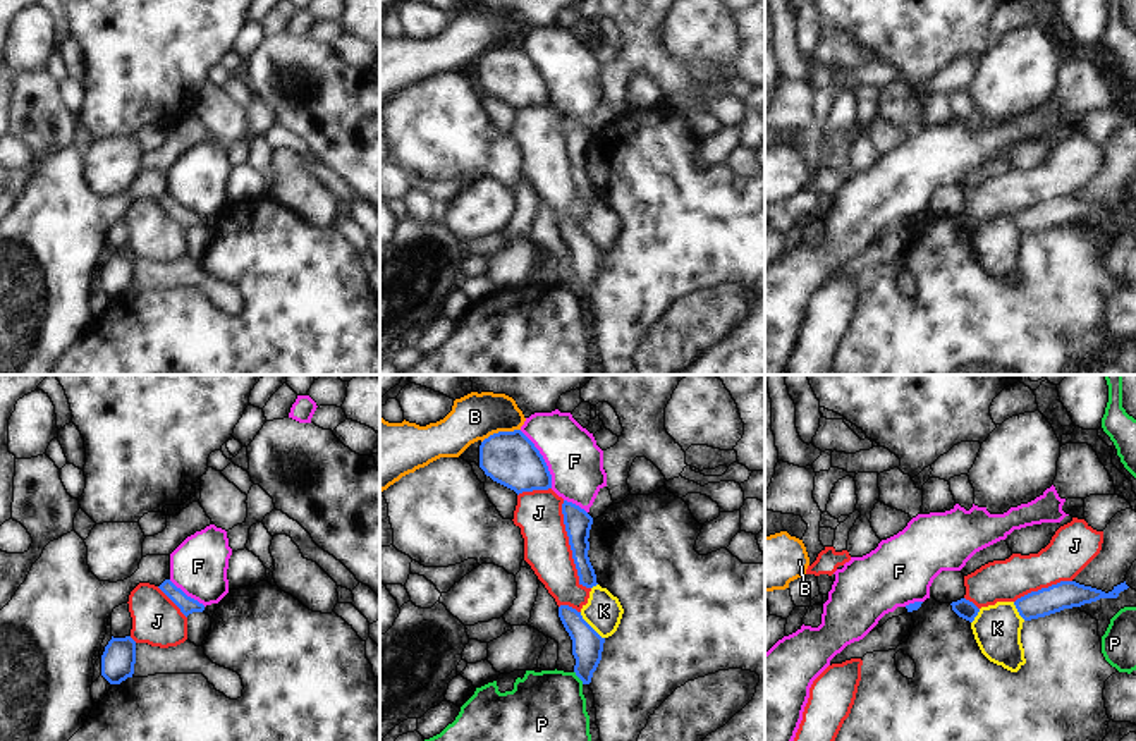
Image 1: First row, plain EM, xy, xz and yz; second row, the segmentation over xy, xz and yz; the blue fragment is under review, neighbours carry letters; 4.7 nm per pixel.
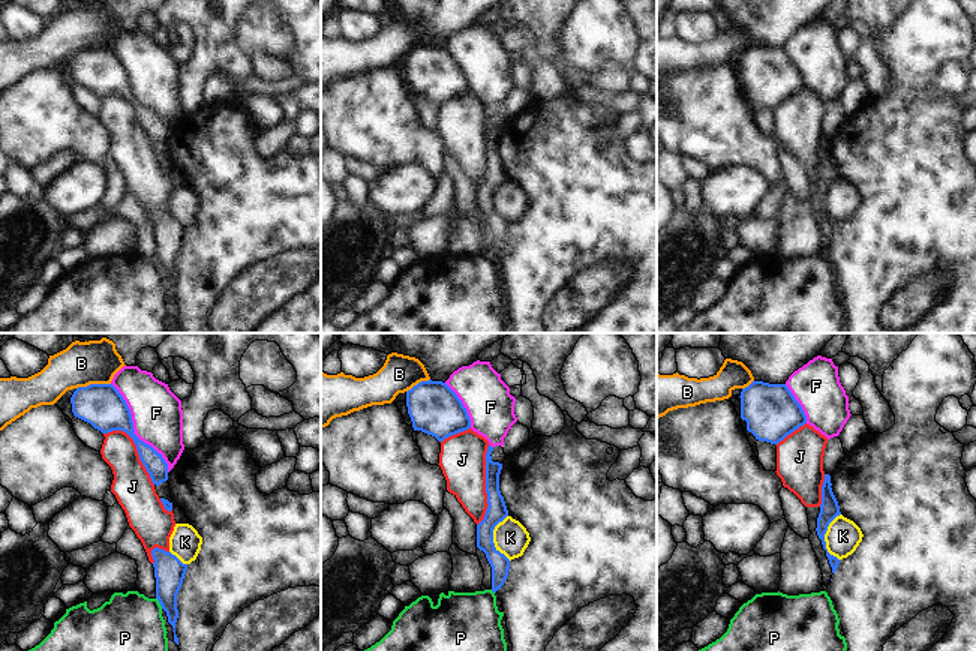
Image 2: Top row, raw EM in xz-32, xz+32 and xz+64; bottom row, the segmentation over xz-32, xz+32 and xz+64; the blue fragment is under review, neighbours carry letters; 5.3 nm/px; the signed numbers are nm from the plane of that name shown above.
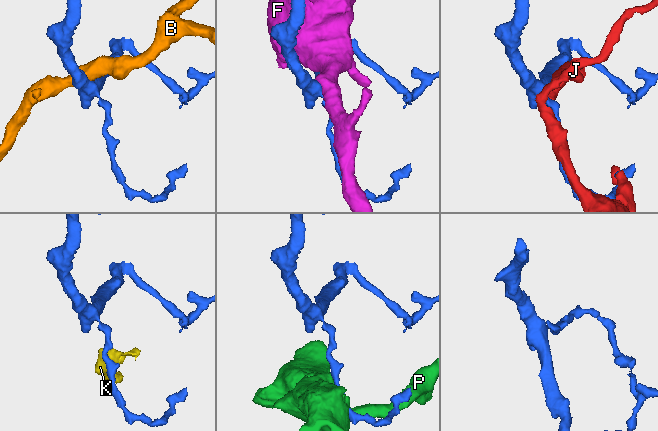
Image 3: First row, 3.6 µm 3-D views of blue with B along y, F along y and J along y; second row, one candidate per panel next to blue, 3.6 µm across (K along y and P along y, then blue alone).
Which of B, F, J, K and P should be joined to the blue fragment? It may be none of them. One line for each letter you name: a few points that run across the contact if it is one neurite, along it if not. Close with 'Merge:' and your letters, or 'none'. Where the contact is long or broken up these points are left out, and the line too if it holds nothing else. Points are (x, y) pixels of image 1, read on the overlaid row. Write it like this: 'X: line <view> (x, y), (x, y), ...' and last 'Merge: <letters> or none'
Merge: none

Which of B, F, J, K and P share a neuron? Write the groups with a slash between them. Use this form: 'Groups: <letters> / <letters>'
Groups: B / F K / J / P.

